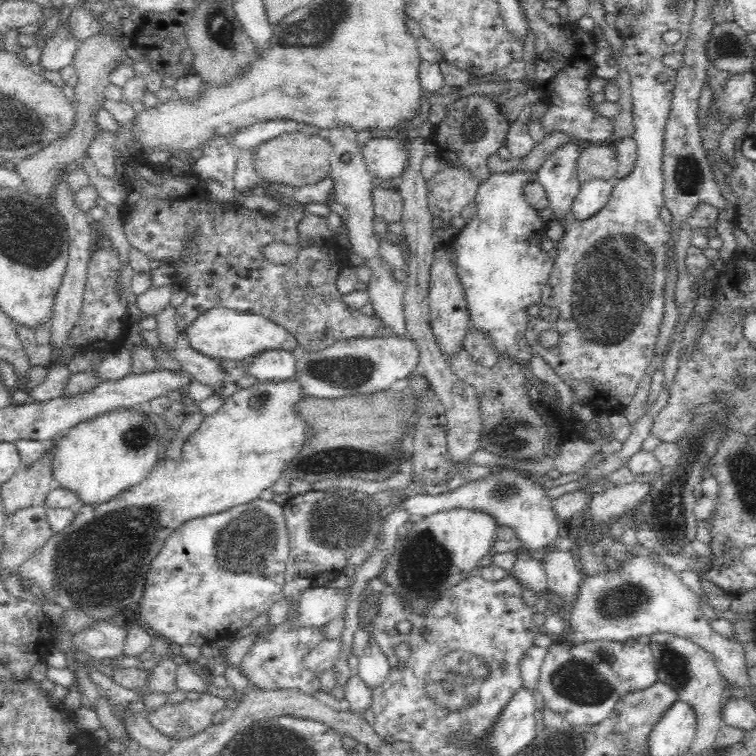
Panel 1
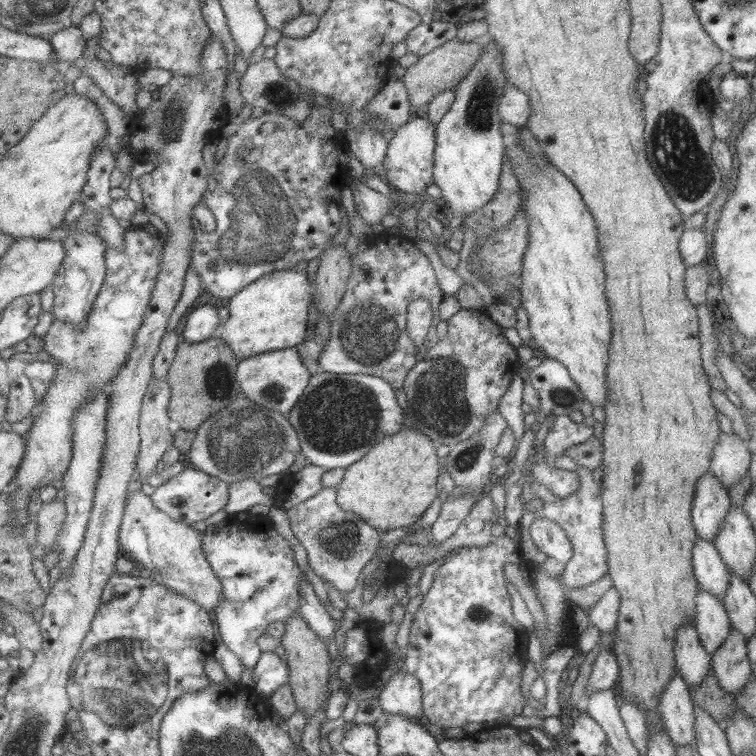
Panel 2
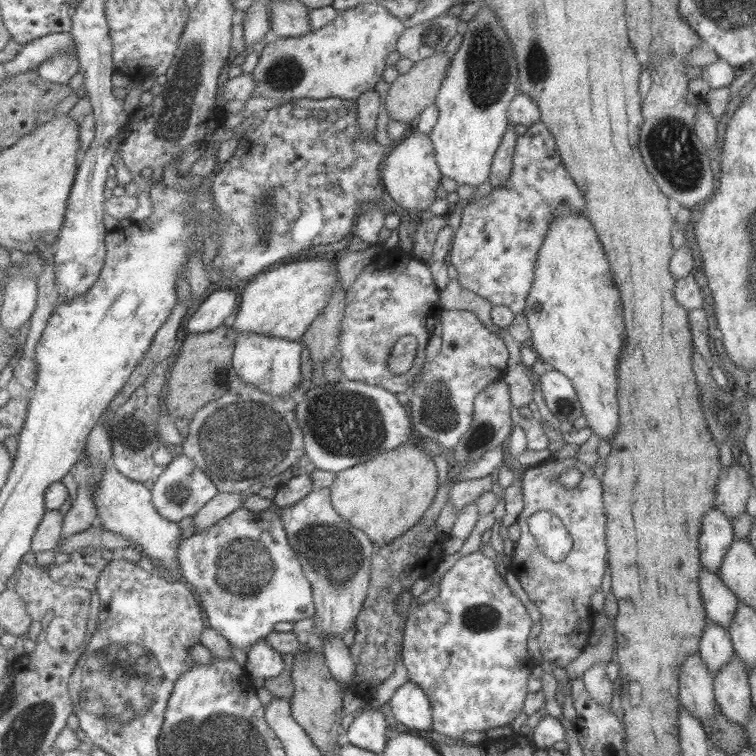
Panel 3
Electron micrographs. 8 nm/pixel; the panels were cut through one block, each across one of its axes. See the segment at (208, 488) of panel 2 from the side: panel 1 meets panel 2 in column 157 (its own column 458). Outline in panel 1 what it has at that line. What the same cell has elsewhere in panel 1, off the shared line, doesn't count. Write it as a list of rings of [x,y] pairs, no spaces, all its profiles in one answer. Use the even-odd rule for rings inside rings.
[[[500,467],[488,477],[469,482],[450,492],[431,495],[420,491],[404,500],[400,506],[408,514],[418,514],[422,518],[438,510],[450,510],[454,506],[477,507],[478,510],[489,511],[497,518],[498,525],[504,524],[514,529],[515,538],[518,537],[524,546],[519,554],[521,558],[538,561],[540,565],[545,566],[548,554],[557,551],[554,542],[565,532],[550,509],[550,498],[544,495],[544,489],[527,472]]]

